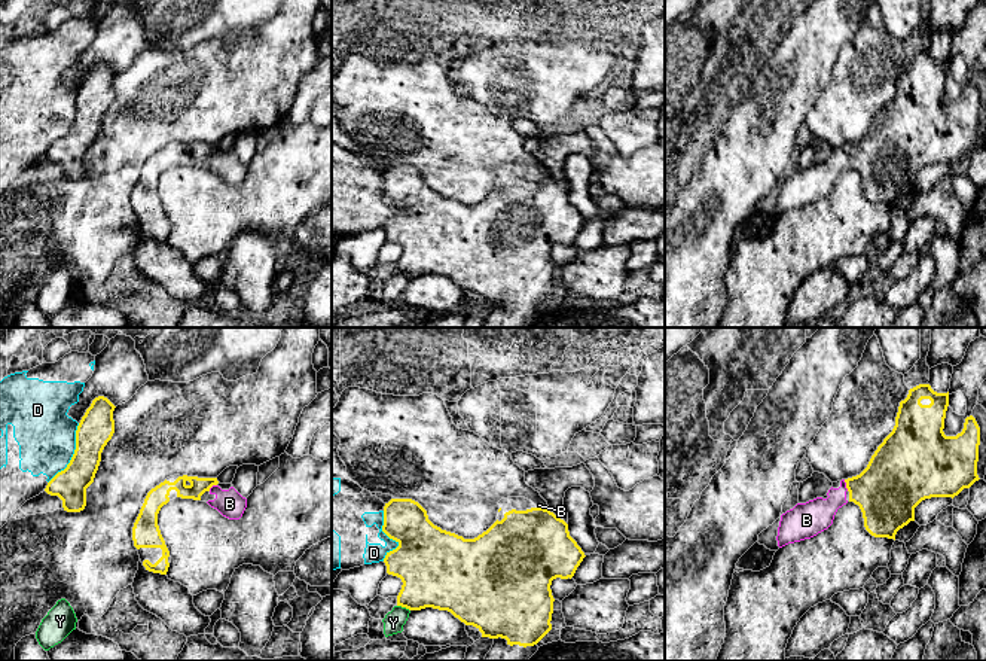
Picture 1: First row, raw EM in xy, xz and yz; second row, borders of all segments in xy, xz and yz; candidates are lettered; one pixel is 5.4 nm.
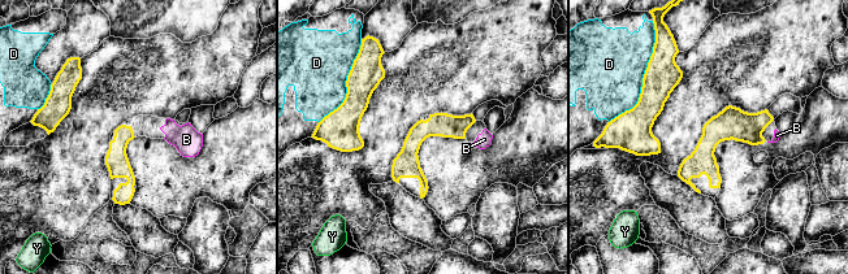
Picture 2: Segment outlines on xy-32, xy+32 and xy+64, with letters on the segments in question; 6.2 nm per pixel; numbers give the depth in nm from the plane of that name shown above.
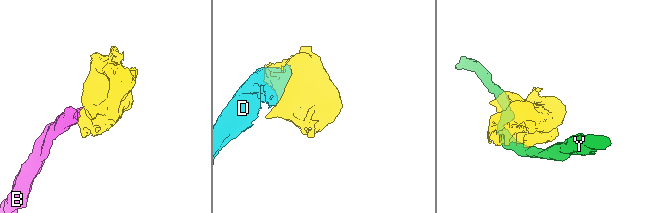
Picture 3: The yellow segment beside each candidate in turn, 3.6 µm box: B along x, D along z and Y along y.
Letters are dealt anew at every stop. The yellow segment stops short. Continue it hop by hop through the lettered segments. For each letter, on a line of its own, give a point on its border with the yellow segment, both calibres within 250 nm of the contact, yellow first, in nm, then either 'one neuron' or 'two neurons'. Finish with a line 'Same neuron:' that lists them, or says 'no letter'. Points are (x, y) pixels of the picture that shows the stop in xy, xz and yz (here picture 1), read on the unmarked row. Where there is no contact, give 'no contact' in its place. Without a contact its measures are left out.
B: contact yz (846, 152); calibres 340 and 180 nm; one neuron
D: contact xy (73, 121); calibres 190 and 320 nm; two neurons
Y: contact xz (403, 273); calibres 380 and 110 nm; two neurons
Same neuron: B

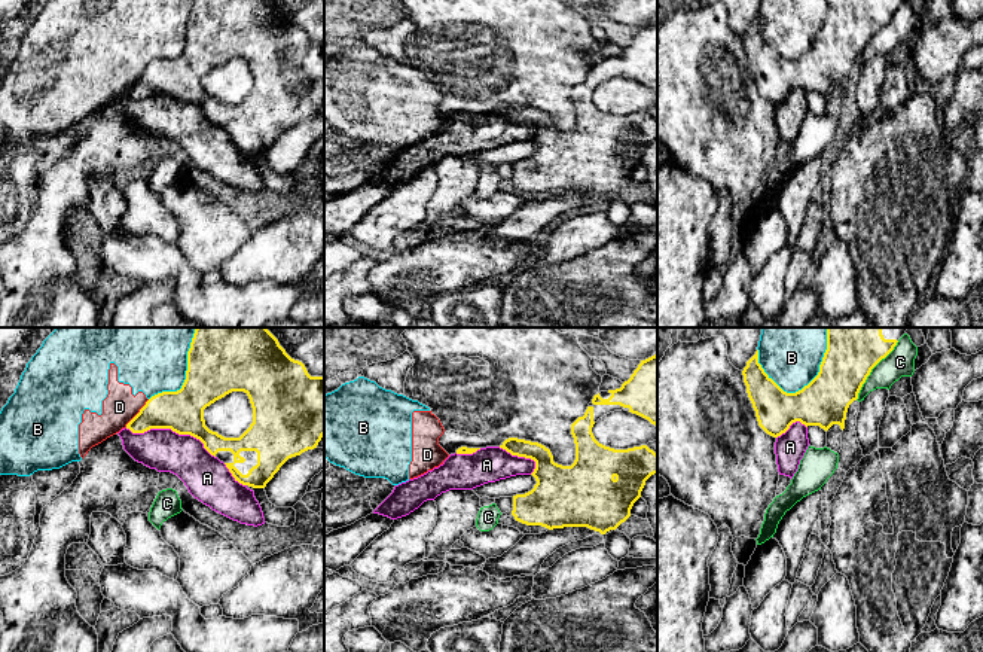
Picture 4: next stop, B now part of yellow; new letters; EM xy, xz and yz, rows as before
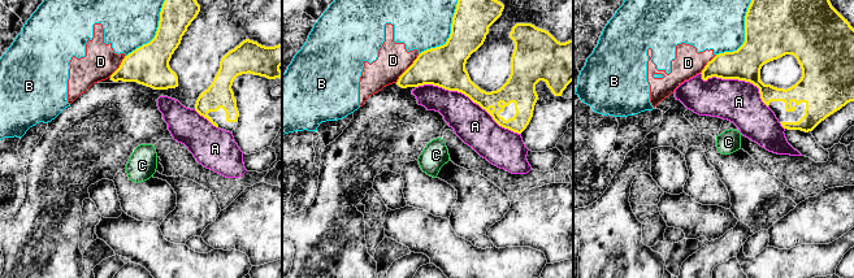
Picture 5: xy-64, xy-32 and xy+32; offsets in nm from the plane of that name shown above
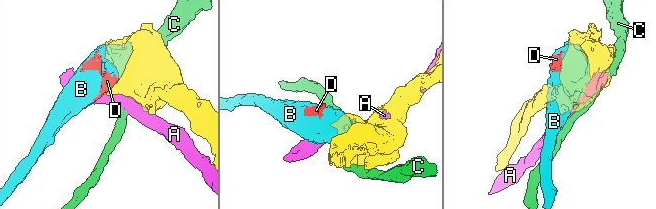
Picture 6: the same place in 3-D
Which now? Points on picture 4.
A: contact xy (171, 96); calibres 240 and 220 nm; two neurons
B: contact yz (808, 51); calibres 260 and 300 nm; two neurons
C: contact yz (870, 37); calibres 280 and 160 nm; two neurons
D: contact xy (139, 79); calibres 240 and 180 nm; two neurons
Same neuron: no letter

